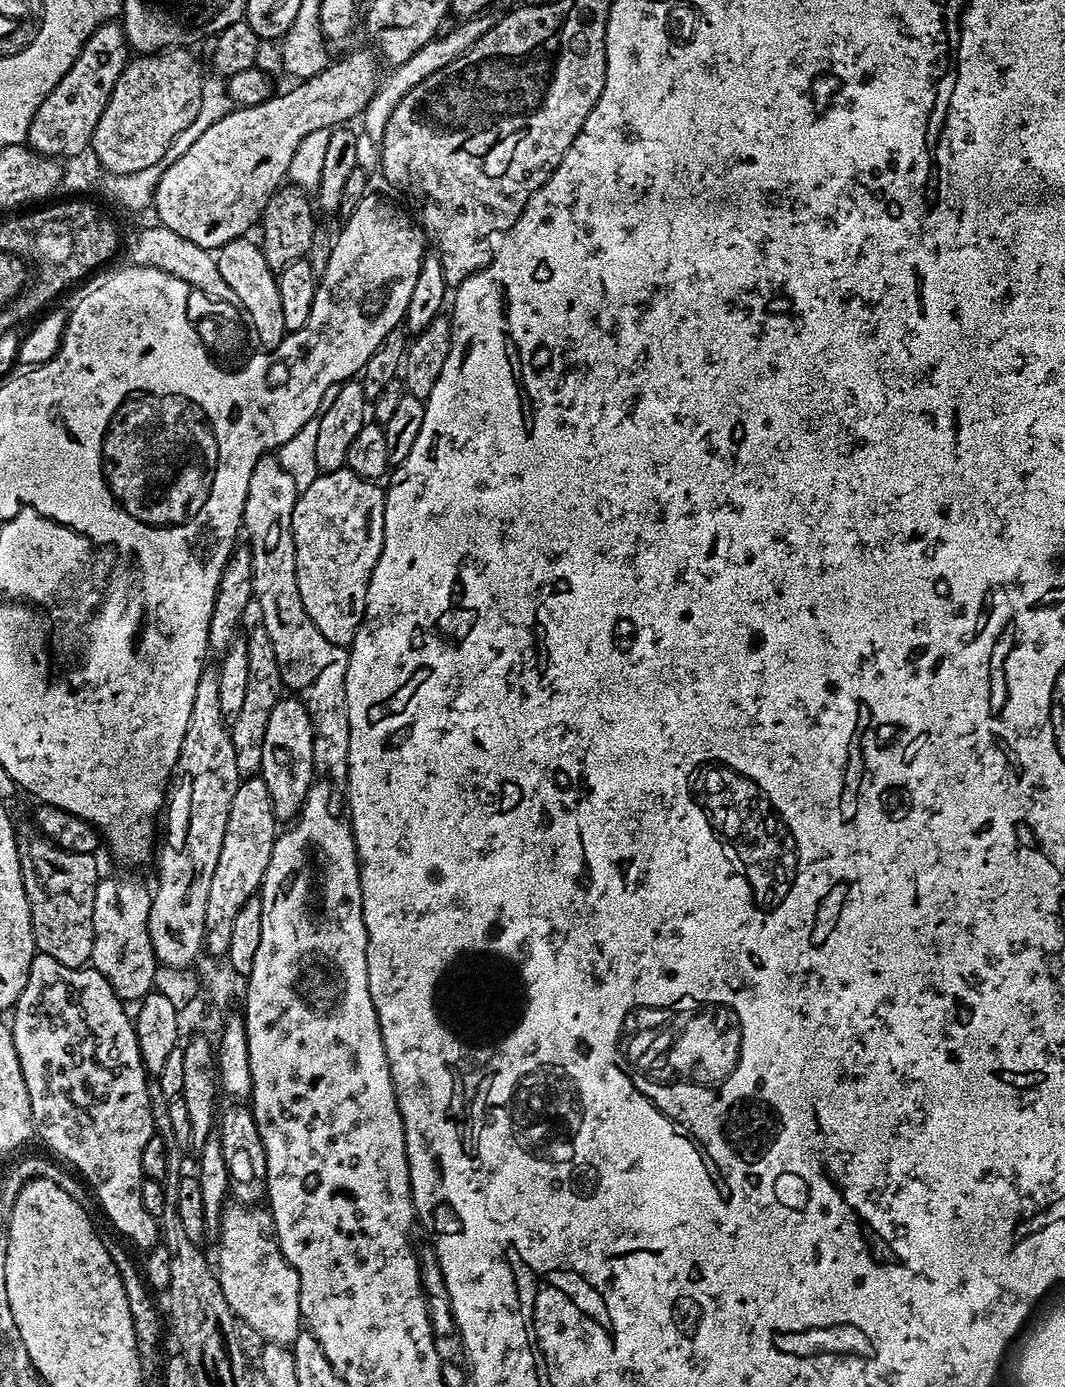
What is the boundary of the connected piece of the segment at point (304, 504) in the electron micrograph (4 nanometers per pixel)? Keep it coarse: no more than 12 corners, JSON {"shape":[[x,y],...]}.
{"shape":[[347,466],[296,497],[310,622],[351,646],[384,545],[383,487]]}

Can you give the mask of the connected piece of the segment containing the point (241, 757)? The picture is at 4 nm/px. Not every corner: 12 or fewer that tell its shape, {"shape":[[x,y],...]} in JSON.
{"shape":[[270,634],[246,636],[242,710],[231,717],[241,777],[257,775],[270,710],[284,683]]}

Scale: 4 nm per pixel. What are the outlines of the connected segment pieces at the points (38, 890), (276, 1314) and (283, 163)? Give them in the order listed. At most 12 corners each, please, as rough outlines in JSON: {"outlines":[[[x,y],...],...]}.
{"outlines":[[[19,850],[37,953],[85,967],[102,879],[91,852]],[[232,1202],[214,1267],[265,1341],[302,1330],[300,1279],[267,1207]],[[368,52],[249,108],[170,166],[155,218],[202,248],[253,231],[300,143],[363,113]]]}

